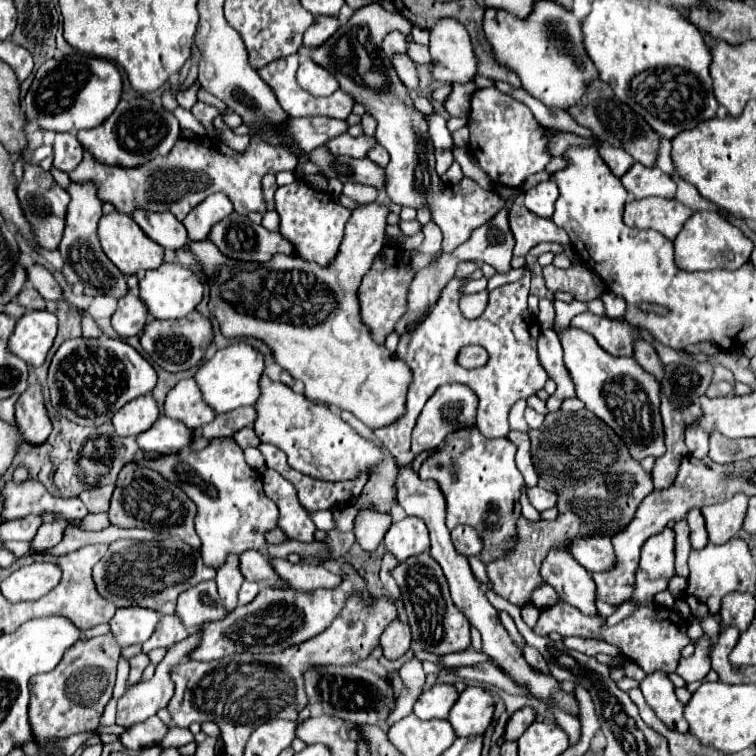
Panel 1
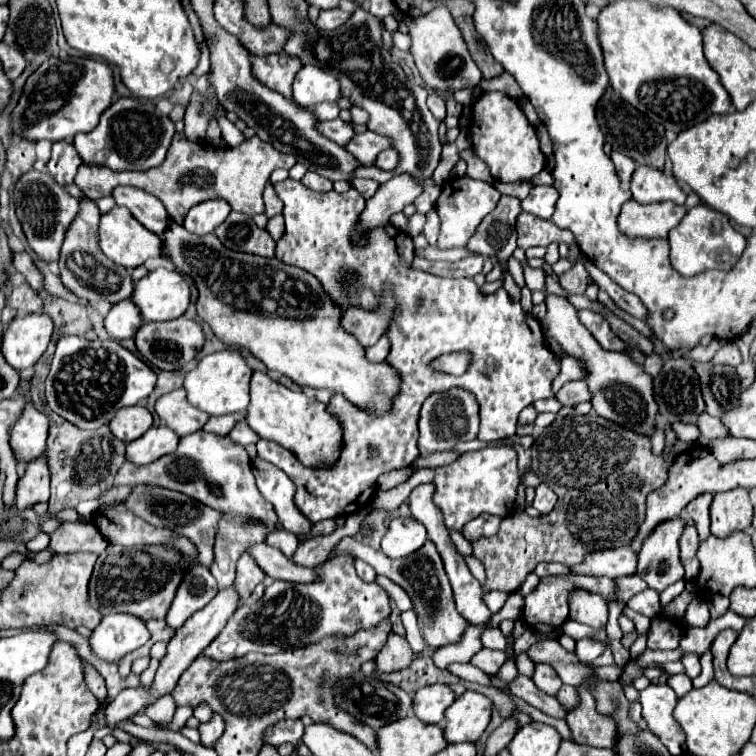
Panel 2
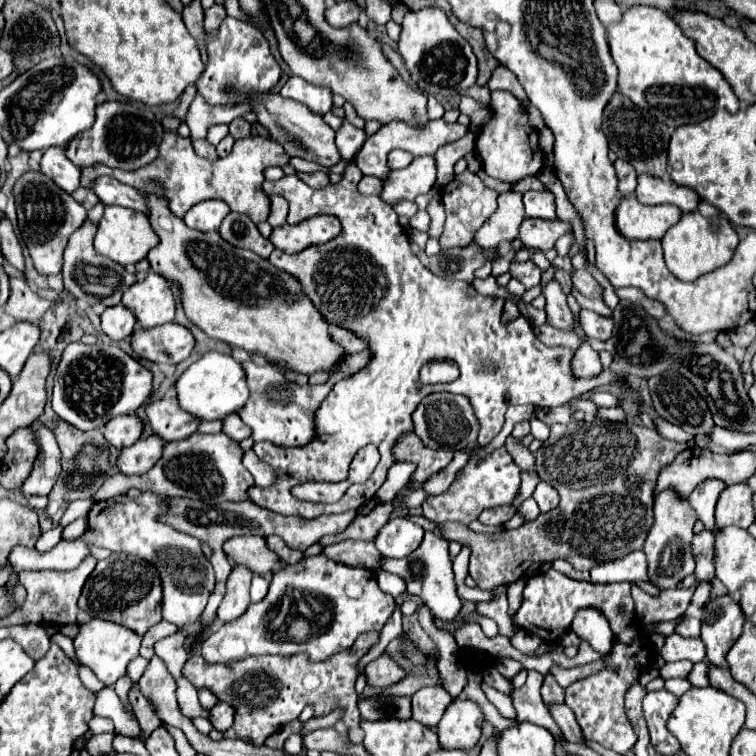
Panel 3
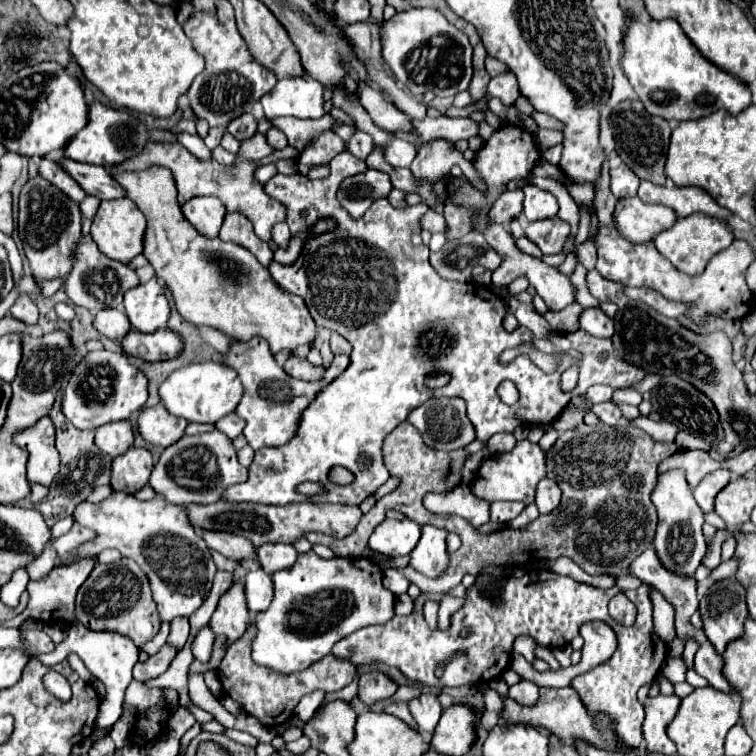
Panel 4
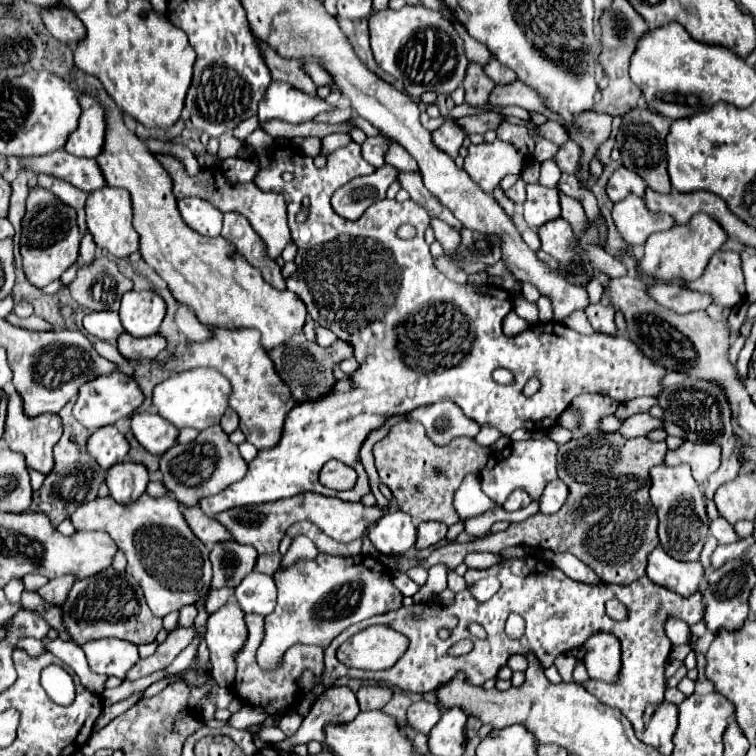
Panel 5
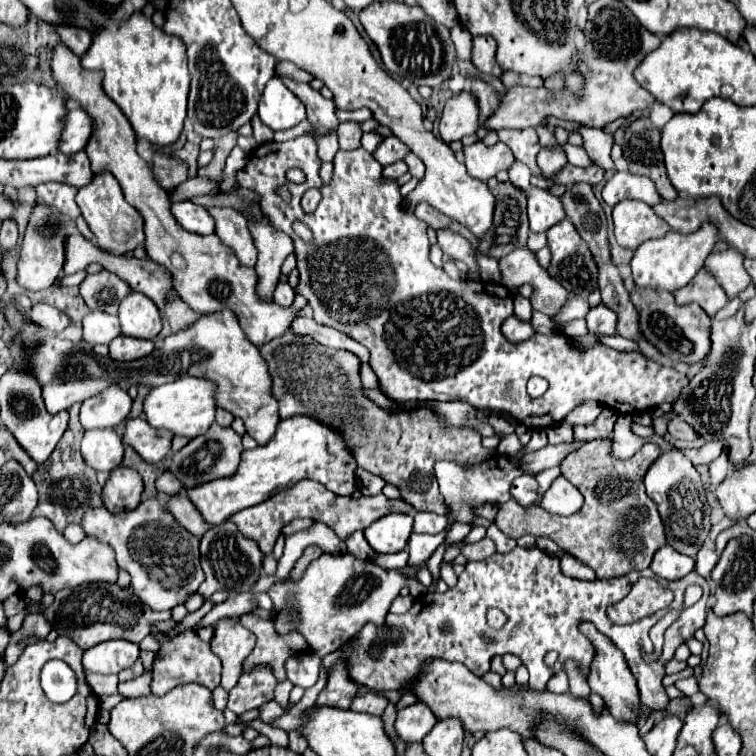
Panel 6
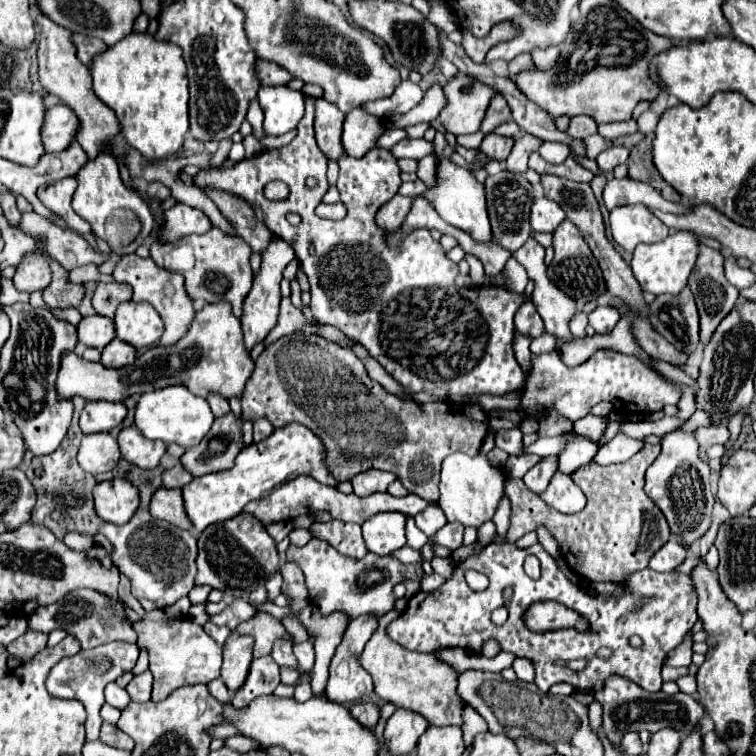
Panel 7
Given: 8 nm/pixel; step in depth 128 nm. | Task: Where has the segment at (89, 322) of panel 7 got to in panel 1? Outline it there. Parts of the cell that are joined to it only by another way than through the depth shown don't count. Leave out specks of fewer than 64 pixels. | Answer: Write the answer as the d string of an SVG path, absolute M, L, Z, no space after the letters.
M126 294L118 300L118 308L112 316L112 328L118 332L118 336L138 336L144 330L144 324L148 320L148 310L144 308L144 302L136 296Z

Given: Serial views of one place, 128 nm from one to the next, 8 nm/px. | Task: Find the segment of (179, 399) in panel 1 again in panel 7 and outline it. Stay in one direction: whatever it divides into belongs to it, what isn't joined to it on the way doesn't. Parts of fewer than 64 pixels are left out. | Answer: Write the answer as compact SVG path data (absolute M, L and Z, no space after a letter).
M134 426L122 428L122 432L118 434L118 446L120 446L122 458L142 470L156 468L160 458L166 452L164 442L146 440L144 436L140 436L140 432Z

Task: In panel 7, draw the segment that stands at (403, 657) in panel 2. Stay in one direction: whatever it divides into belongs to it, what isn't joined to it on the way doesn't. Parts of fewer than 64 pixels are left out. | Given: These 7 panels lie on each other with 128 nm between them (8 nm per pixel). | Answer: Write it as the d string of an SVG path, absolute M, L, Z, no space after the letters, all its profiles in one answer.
M366 702L366 704L354 704L354 706L350 708L350 712L352 712L352 716L356 716L356 720L358 720L364 728L368 728L368 730L372 730L372 728L376 726L378 718L380 718L378 706L376 706L376 704L370 704L370 702Z

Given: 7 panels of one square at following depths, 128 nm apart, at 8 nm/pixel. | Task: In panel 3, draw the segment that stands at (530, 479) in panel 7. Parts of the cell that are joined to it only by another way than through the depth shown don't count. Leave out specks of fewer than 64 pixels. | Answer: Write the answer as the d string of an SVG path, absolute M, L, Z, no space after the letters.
M508 504L508 506L496 506L496 508L484 510L478 516L478 520L482 524L488 524L488 526L504 526L514 514L516 514L516 508L512 504Z

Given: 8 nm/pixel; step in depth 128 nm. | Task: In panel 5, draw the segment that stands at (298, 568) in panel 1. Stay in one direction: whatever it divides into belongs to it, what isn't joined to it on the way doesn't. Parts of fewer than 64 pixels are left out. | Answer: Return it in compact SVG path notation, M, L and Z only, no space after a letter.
M198 506L184 508L182 514L184 514L184 520L188 522L190 530L192 530L204 544L214 544L216 540L232 538L232 534L230 534L222 524L218 524L214 518L206 516Z

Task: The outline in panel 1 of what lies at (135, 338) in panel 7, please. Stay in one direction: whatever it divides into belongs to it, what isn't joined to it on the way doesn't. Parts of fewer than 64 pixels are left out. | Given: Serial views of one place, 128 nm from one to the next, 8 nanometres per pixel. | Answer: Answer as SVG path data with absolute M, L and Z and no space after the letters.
M162 264L154 270L146 270L146 274L140 278L140 298L146 304L148 312L156 320L170 320L170 318L184 318L188 312L196 308L196 304L202 300L204 286L200 278L178 264Z

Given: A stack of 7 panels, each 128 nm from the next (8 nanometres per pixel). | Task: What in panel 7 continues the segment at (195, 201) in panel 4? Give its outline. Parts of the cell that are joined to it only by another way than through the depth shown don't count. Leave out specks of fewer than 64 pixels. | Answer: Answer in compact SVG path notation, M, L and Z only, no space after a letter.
M176 204L164 212L164 224L158 230L158 240L176 242L188 234L204 234L212 228L210 220L196 208L186 204Z

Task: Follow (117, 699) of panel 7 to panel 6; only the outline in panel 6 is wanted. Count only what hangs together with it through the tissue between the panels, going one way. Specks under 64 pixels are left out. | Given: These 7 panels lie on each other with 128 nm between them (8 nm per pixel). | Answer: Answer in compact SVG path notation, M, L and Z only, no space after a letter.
M92 674L92 676L88 676L88 682L94 688L94 694L96 696L112 696L112 694L118 694L118 676L116 674L110 674L110 676Z

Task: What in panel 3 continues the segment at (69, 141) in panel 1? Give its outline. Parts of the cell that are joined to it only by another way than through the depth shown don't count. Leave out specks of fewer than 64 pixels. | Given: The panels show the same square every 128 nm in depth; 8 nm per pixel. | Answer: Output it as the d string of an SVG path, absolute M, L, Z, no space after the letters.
M48 148L40 160L40 170L68 194L80 188L80 170L66 158L64 148Z

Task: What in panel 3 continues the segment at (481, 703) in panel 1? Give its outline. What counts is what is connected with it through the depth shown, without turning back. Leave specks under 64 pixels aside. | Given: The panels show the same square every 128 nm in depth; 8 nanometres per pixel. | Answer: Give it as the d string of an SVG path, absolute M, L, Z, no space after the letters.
M454 700L438 724L438 740L446 750L472 750L480 740L482 712L470 700Z

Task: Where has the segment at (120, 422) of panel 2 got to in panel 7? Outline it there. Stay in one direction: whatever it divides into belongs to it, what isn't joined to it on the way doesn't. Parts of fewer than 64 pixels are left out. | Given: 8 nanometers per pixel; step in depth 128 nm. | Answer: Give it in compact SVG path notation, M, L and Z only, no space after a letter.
M108 432L88 434L82 438L78 450L78 464L84 472L90 472L94 476L110 472L118 464L118 460L120 460L120 450L116 438L112 438Z

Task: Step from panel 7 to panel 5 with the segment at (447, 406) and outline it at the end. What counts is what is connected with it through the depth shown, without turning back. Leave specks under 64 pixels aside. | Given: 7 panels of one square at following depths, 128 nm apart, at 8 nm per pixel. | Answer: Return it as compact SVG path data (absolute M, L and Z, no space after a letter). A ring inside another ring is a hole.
M290 340L286 344L280 344L272 350L268 350L268 356L274 362L278 376L290 388L290 394L292 394L294 402L302 404L302 402L310 402L310 400L320 400L334 390L336 376L334 376L332 368L336 364L340 364L342 360L352 358L354 348L348 342L342 342L342 340L336 342L336 346L330 346L330 348L322 348L316 342L308 342L308 340L304 340L304 342ZM404 420L390 430L390 434L374 446L376 470L380 482L386 484L400 510L410 514L414 522L420 520L438 520L446 526L458 522L458 514L452 506L452 496L460 486L462 478L470 472L480 472L490 457L490 448L480 446L474 438L460 436L446 446L436 446L420 422ZM440 470L442 474L436 474Z

